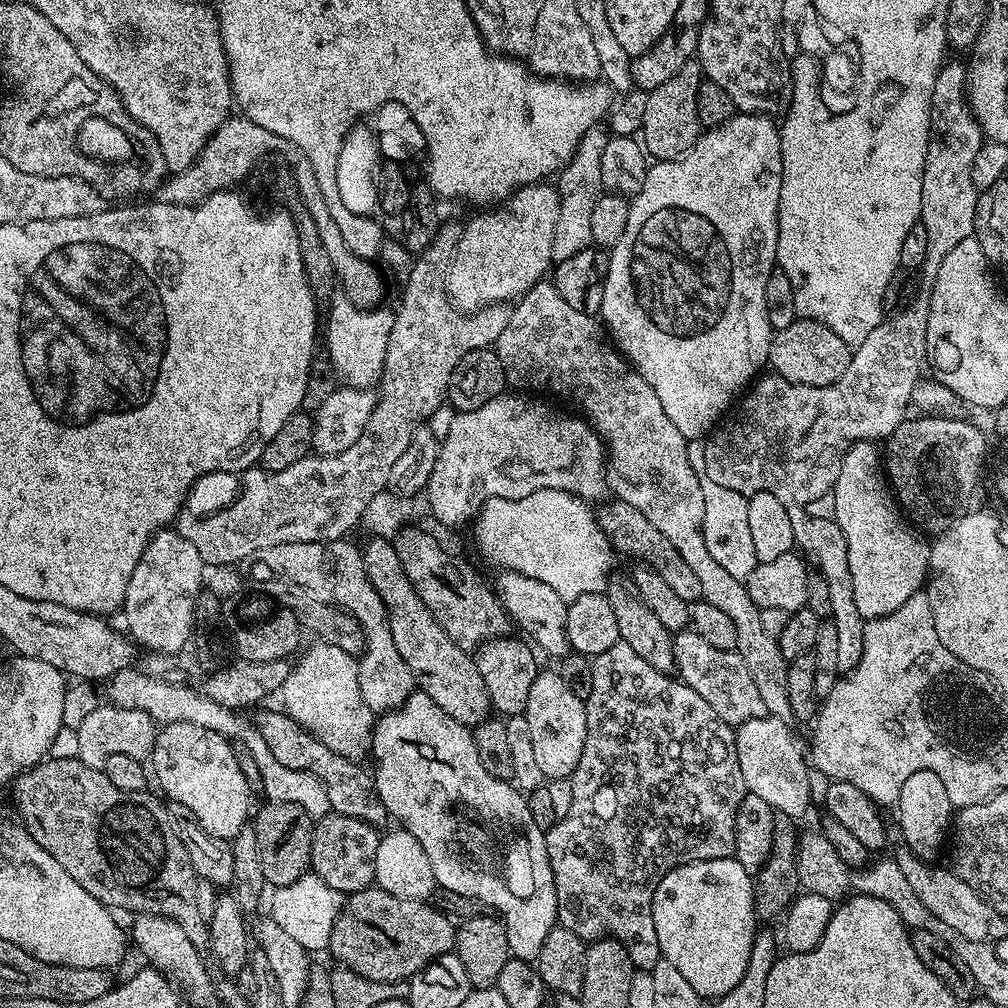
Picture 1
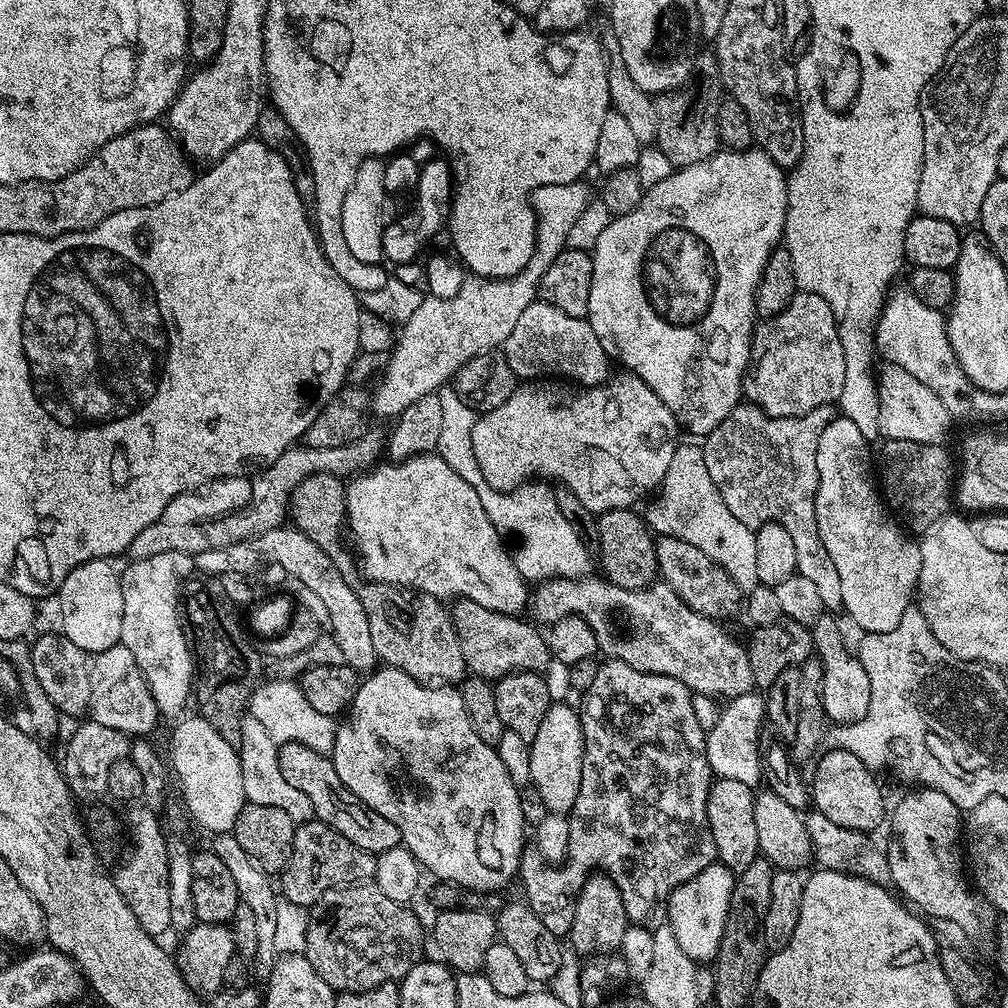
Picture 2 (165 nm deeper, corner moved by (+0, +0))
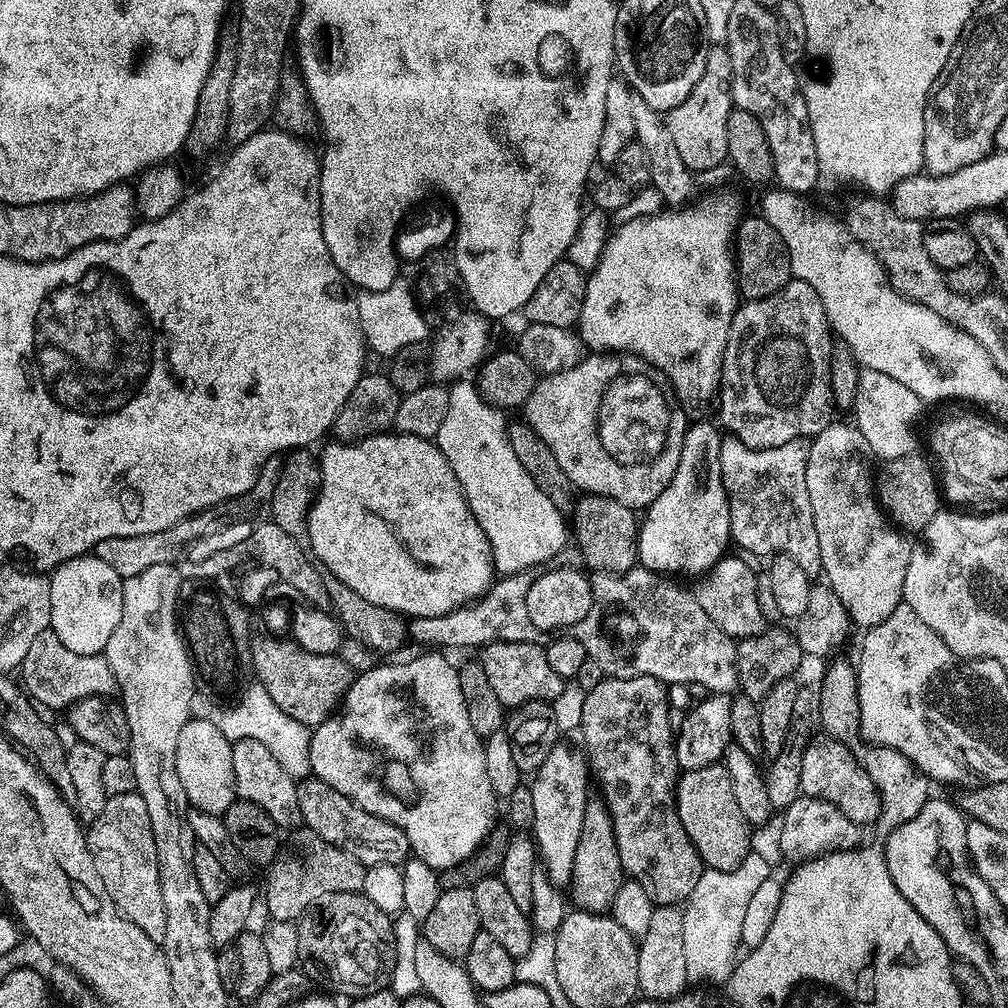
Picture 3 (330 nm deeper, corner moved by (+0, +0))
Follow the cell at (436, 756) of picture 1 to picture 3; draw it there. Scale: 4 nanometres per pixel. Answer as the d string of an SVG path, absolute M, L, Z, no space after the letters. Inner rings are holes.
M428 650L425 656L416 656L413 660L404 660L401 664L377 663L376 667L359 673L348 688L348 693L339 709L329 716L326 722L311 729L312 741L310 742L311 775L317 780L326 782L326 786L334 786L338 794L350 798L362 810L398 826L408 839L408 846L413 857L421 859L426 865L443 870L450 866L458 866L470 854L474 854L483 840L489 839L492 828L492 819L496 816L498 797L490 786L490 778L486 778L486 754L484 753L484 740L470 726L470 713L466 711L466 698L462 698L460 673L457 665L447 660L447 655L436 650Z

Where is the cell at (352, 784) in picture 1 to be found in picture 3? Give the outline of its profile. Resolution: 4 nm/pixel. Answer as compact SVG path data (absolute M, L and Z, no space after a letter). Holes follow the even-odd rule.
M305 778L296 785L298 807L302 809L303 827L314 830L318 838L346 850L359 863L403 865L410 856L406 834L390 822L362 810L350 798L338 794L334 786L315 778Z

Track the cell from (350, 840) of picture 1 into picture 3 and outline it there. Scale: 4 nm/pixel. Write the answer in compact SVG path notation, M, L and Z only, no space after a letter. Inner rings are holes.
M299 827L283 841L271 864L267 865L268 881L262 884L262 904L268 907L272 920L299 921L300 915L316 900L335 892L364 891L365 865L359 864L346 850L318 838L314 830Z

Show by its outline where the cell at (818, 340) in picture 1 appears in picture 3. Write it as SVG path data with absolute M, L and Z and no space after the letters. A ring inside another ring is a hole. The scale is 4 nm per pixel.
M793 278L785 288L766 298L744 300L730 322L730 334L726 338L720 367L719 427L726 432L728 428L727 435L740 440L747 448L777 448L786 446L786 442L803 441L819 434L833 419L832 412L834 413L830 386L830 354L833 343L824 307L818 294L814 294L814 286L810 286L810 282ZM799 340L808 344L812 351L812 421L809 424L804 417L808 412L808 392L800 388L804 384L803 378L796 376L796 343Z

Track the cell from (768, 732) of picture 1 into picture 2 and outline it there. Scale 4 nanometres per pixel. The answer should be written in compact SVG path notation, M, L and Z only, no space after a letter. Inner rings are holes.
M753 690L741 696L731 697L720 712L720 717L713 722L706 732L706 758L716 778L734 778L734 782L746 782L756 786L762 780L760 753L760 724L765 723L764 696Z

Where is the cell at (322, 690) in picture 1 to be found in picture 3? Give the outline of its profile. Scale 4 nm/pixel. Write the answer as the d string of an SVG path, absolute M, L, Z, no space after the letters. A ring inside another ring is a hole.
M259 682L249 683L239 693L238 699L240 701L237 704L228 704L225 708L216 704L212 708L211 702L206 697L197 695L192 701L192 716L198 720L212 720L214 726L218 726L218 730L222 730L222 734L226 734L226 738L233 742L246 738L254 738L254 742L262 742L262 746L266 746L266 750L270 750L270 754L278 758L286 774L290 774L297 782L305 779L312 770L310 766L312 734L309 728L302 722L297 722L295 718L290 718L290 714L284 713L274 703L274 698L266 694L266 690Z

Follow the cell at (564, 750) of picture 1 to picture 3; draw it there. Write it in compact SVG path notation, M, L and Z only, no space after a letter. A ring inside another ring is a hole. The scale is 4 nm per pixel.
M560 742L554 750L550 750L546 762L542 762L542 766L531 777L534 822L530 832L534 837L539 863L543 871L544 868L548 871L547 879L556 886L573 883L574 850L578 850L578 834L582 834L582 818L590 795L588 774L590 778L590 764L585 753L575 752Z

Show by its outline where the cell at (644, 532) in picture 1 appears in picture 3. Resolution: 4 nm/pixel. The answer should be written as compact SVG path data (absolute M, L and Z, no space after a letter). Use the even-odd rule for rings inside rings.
M732 554L725 555L710 569L701 583L694 588L694 595L702 610L710 614L710 622L718 626L727 636L737 641L750 638L754 634L762 634L766 627L766 621L762 614L762 606L758 602L758 590L762 587L761 581L756 581L756 572L744 560Z

